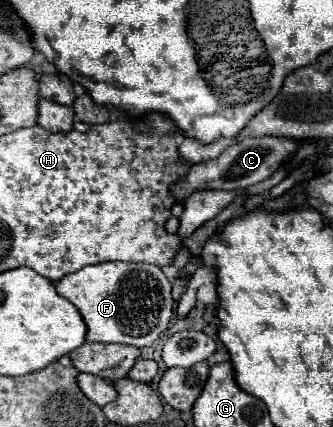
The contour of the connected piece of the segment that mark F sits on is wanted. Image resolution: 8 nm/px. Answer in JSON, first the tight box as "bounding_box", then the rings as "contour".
{"bounding_box":[56,262,176,348],"contour":[[[102,262],[84,266],[56,282],[56,290],[80,310],[88,326],[88,342],[116,342],[138,348],[152,346],[168,328],[176,310],[176,302],[172,300],[172,282],[162,268],[154,264]]]}

